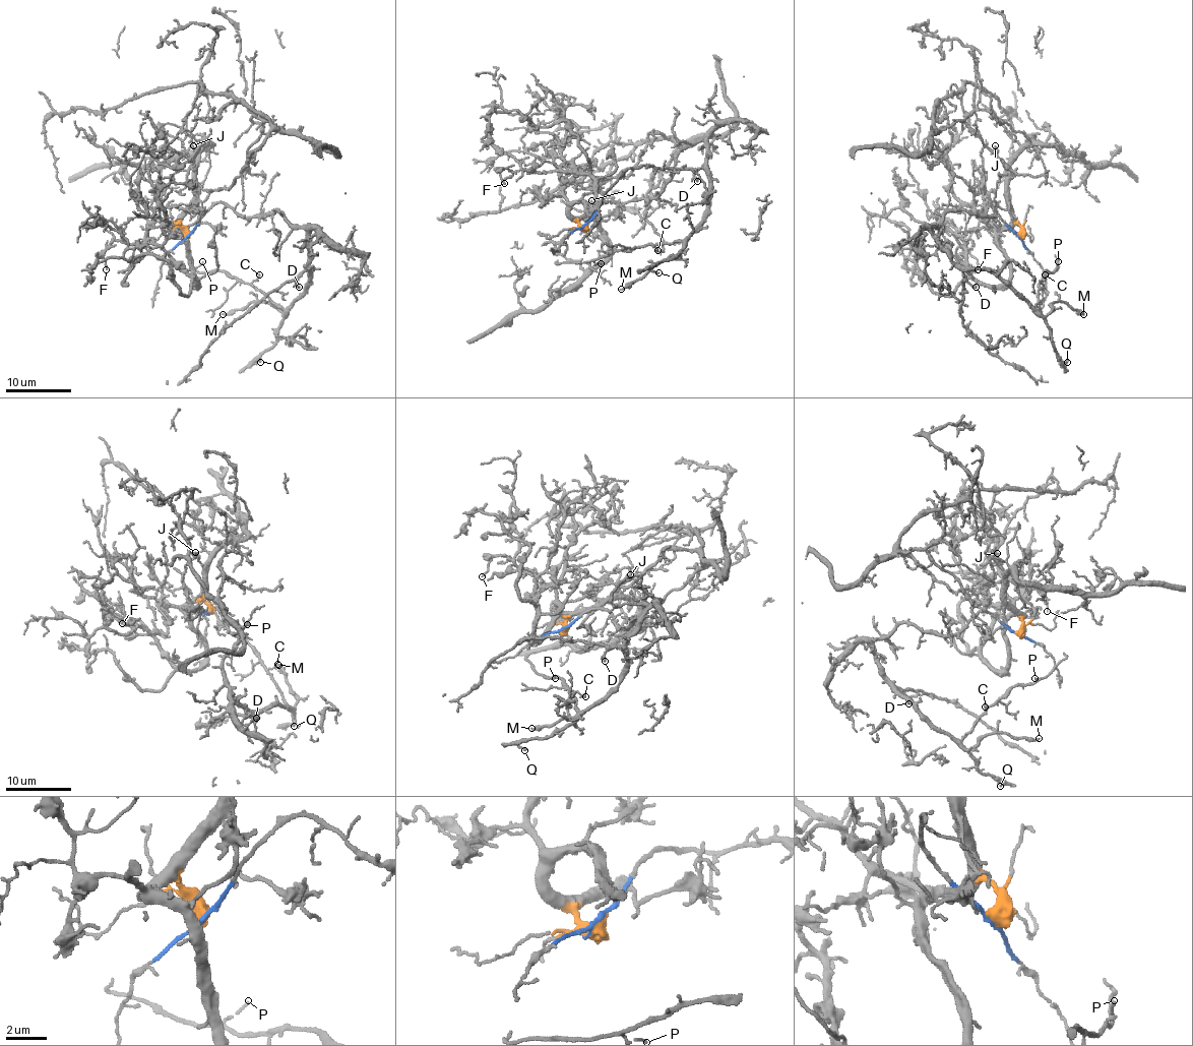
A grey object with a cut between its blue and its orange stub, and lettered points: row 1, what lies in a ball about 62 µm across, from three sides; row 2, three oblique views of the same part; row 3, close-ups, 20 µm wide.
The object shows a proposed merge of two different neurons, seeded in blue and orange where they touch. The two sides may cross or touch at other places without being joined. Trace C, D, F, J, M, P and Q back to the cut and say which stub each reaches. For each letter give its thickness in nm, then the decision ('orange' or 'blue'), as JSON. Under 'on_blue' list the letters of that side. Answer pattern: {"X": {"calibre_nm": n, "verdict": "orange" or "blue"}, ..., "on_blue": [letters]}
{"C": {"calibre_nm": 150, "verdict": "blue"}, "D": {"calibre_nm": 100, "verdict": "blue"}, "F": {"calibre_nm": 130, "verdict": "orange"}, "J": {"calibre_nm": 110, "verdict": "orange"}, "M": {"calibre_nm": 180, "verdict": "blue"}, "P": {"calibre_nm": 90, "verdict": "blue"}, "Q": {"calibre_nm": 150, "verdict": "blue"}, "on_blue": ["C", "D", "M", "P", "Q"]}

